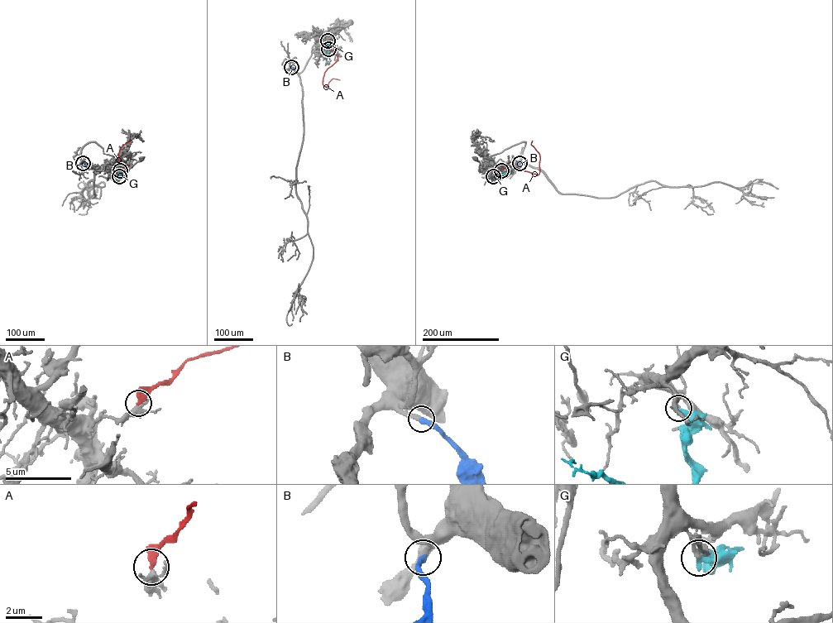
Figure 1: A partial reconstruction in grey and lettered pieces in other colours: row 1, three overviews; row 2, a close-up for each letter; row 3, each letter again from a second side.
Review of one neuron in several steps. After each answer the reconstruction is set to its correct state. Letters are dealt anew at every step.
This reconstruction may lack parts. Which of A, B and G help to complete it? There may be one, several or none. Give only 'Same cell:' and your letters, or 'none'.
Same cell: B

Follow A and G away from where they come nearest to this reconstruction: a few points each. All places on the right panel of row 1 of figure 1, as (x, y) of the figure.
A: (501, 170), (510, 165), (538, 174), (540, 156), (531, 144), (532, 141)
G: (493, 176), (501, 174), (514, 165)

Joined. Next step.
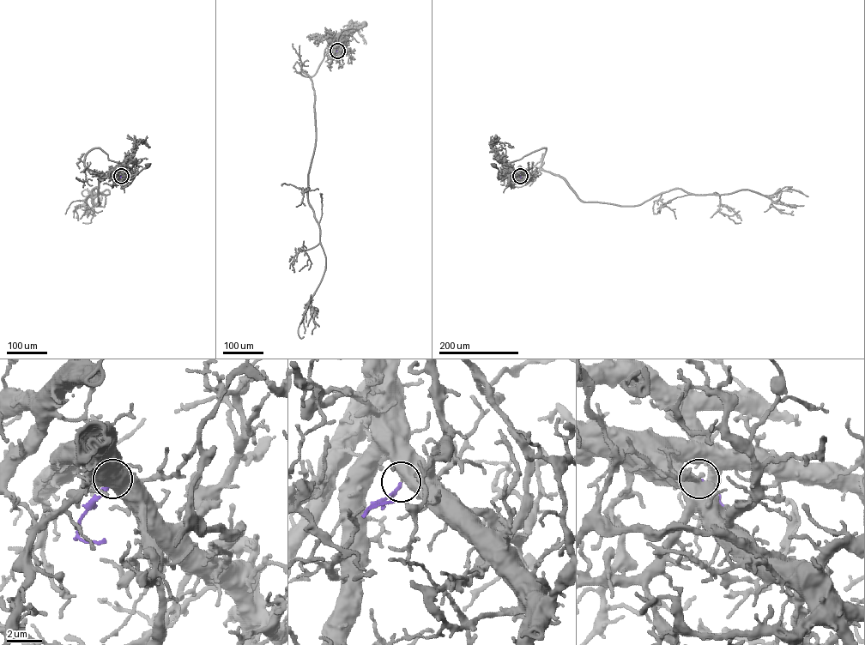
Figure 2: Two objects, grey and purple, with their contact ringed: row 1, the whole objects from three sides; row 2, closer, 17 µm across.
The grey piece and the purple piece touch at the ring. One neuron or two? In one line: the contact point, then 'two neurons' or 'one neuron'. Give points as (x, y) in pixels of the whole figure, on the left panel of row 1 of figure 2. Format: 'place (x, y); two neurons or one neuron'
place (121, 176); one neuron

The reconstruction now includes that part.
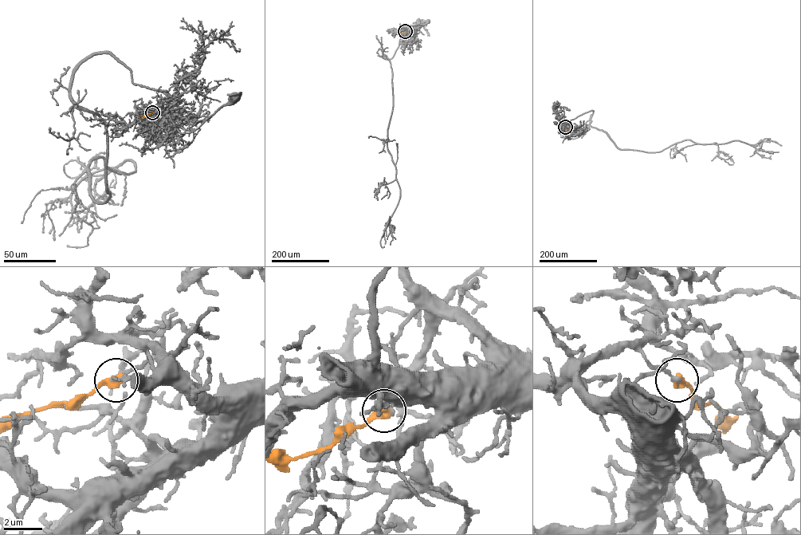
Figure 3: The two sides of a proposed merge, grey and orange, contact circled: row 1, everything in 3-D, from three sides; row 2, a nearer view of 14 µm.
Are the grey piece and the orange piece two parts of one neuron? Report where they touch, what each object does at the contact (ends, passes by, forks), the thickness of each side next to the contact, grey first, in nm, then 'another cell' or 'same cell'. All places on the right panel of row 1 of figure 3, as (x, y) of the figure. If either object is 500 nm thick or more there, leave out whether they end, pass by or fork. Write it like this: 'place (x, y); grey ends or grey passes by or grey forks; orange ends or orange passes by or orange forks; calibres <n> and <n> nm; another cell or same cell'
place (565, 127); grey ends; orange ends; calibres 240 and 440 nm; another cell

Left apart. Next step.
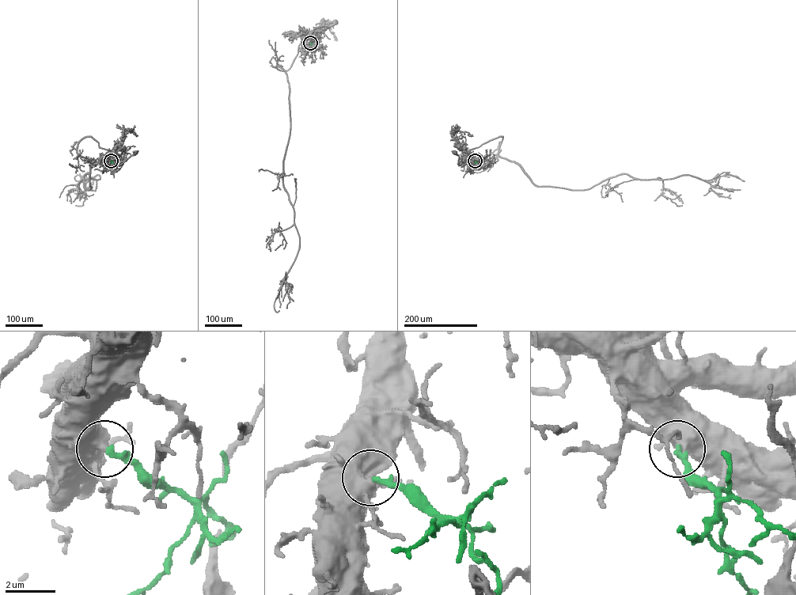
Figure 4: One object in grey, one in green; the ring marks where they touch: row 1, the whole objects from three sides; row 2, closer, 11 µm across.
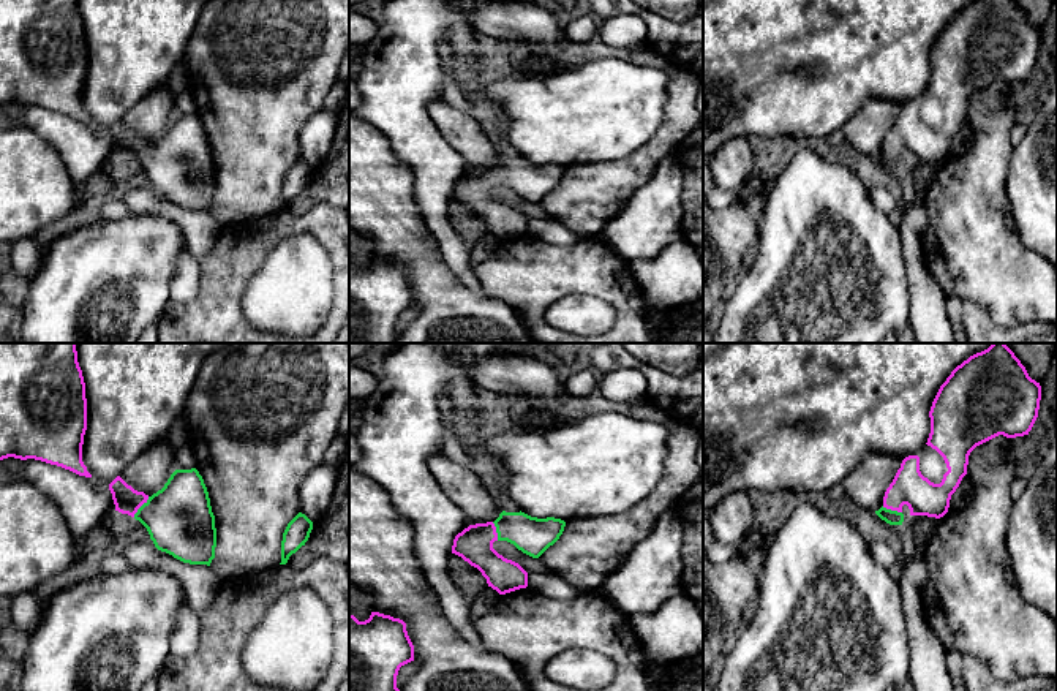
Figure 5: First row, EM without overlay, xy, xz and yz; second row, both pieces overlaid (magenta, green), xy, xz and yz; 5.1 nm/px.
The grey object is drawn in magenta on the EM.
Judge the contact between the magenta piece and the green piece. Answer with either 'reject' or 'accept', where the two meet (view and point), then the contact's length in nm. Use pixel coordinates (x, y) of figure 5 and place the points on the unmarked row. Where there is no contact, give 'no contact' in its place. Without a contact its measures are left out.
accept; contact xy (141, 151); length 130 nm

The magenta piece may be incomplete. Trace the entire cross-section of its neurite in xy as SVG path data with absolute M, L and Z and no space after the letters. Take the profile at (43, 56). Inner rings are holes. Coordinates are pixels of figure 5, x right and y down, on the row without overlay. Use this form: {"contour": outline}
{"contour": "M0 0L0 106L35 104L92 123L82 108L87 44L77 0Z"}

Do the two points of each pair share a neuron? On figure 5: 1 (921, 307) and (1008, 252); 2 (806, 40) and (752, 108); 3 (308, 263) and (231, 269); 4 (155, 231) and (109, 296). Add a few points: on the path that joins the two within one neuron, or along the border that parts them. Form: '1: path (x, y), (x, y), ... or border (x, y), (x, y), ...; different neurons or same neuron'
1: border (923, 261), (928, 272), (947, 294); different neurons
2: path (789, 57), (756, 90); same neuron
3: border (282, 239), (248, 280), (240, 301); different neurons
4: path (144, 247), (111, 280); same neuron

